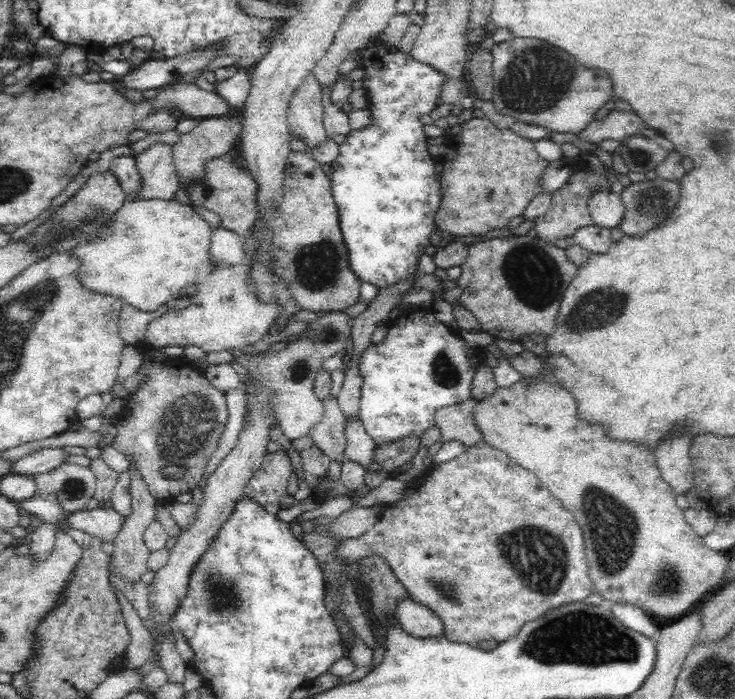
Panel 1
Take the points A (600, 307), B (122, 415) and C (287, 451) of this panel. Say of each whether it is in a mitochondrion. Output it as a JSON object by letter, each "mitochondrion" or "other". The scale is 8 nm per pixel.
{"A":"mitochondrion","B":"other","C":"other"}

